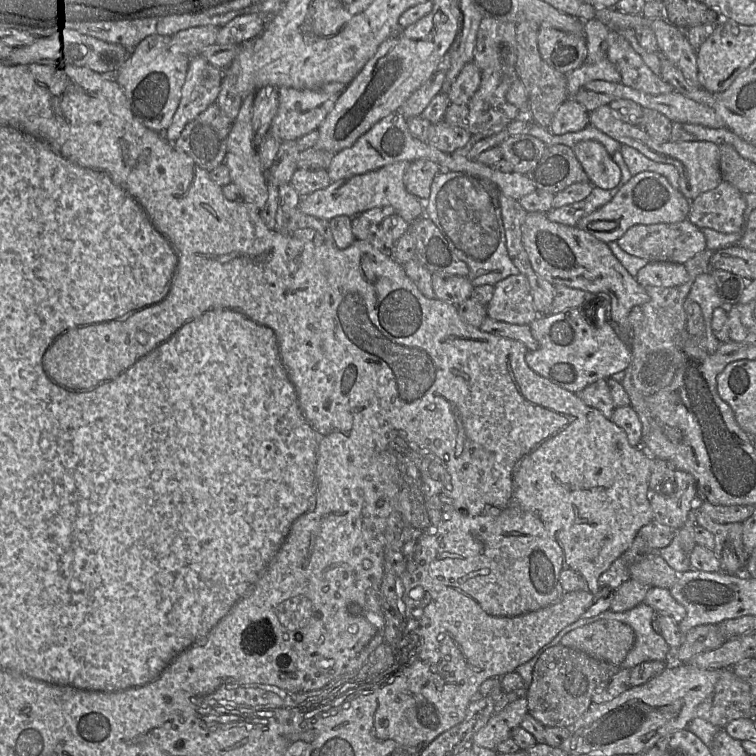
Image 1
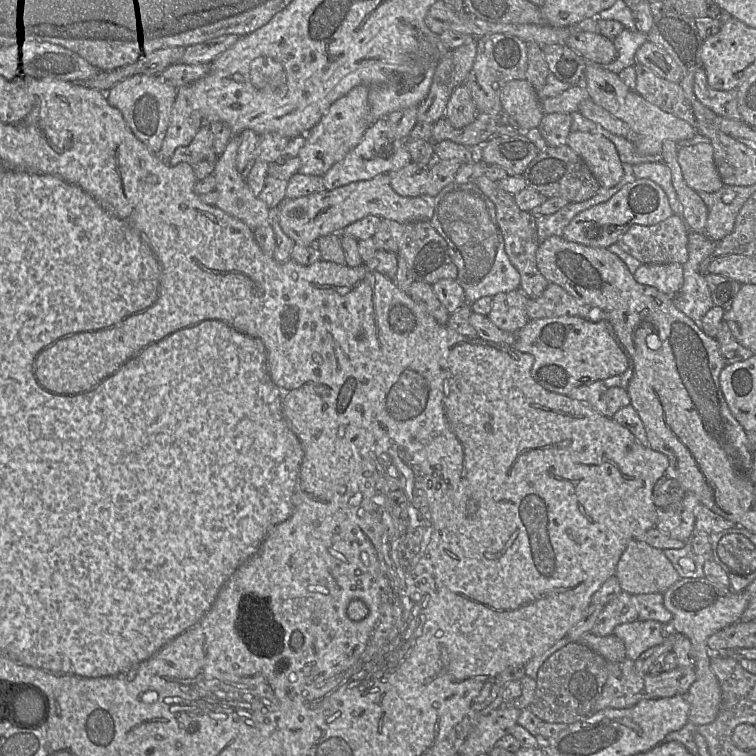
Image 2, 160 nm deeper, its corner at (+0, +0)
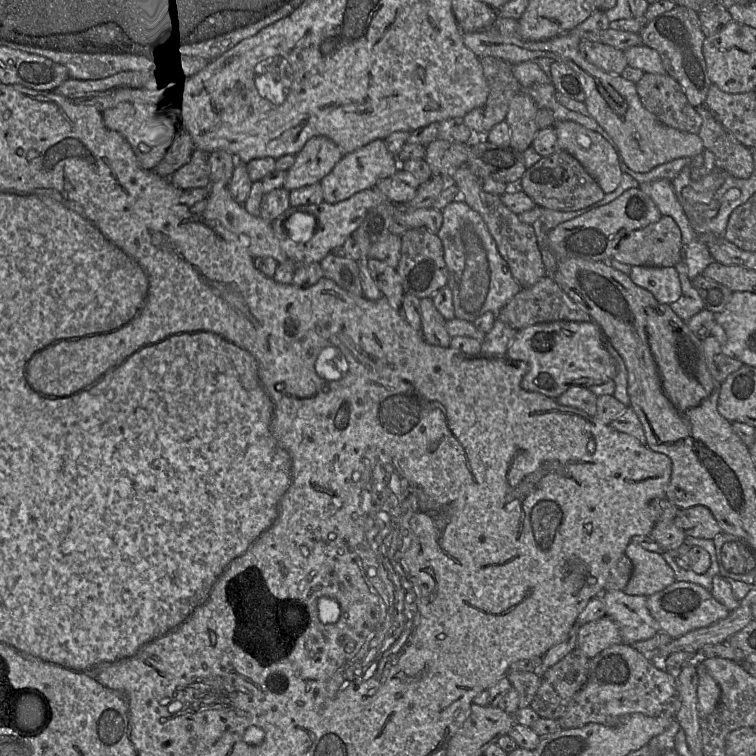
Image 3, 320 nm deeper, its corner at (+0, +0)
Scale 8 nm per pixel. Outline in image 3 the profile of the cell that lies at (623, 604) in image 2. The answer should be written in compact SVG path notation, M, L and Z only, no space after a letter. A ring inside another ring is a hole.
M608 616L581 625L578 630L577 648L590 659L617 644L622 644L620 630Z

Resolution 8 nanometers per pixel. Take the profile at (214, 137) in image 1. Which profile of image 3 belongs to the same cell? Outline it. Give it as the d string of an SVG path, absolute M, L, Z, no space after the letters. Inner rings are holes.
M195 149L191 159L174 172L169 181L180 190L209 188L211 181L208 154L202 150Z

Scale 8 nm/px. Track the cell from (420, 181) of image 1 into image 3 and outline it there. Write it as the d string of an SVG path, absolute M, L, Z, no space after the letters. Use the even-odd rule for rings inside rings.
M399 168L393 175L380 180L375 187L390 202L405 205L415 197L419 186L413 175Z

